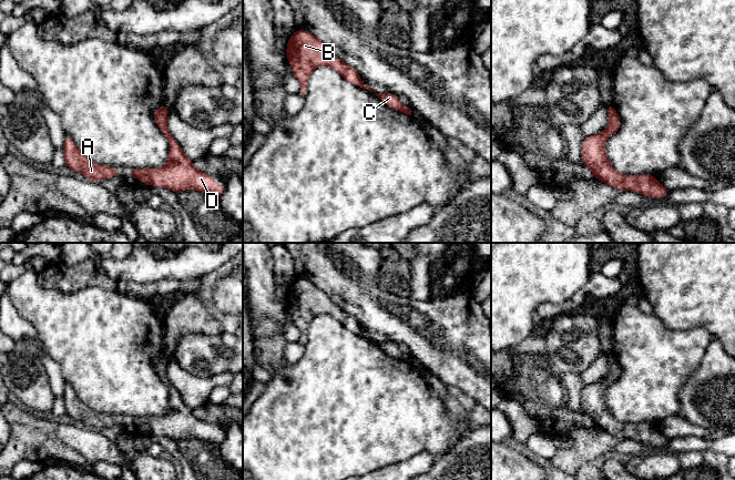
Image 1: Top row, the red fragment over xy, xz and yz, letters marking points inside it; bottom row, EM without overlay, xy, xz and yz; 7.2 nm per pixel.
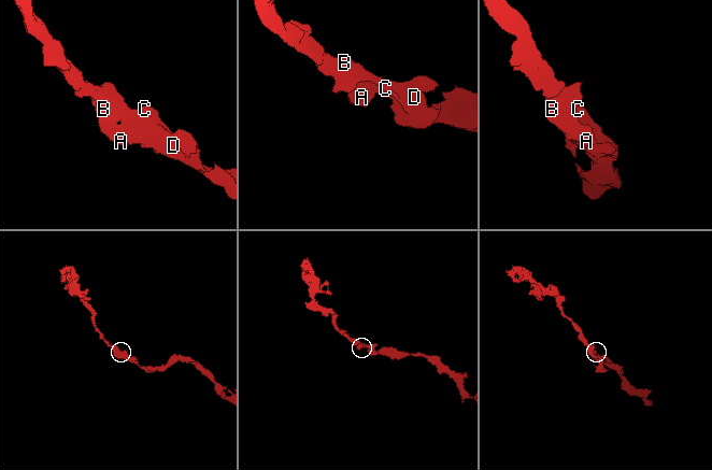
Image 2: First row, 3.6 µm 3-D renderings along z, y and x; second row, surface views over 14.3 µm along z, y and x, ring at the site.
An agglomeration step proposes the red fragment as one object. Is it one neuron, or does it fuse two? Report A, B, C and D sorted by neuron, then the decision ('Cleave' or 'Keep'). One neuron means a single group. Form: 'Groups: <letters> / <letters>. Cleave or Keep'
Groups: A B C D. Keep

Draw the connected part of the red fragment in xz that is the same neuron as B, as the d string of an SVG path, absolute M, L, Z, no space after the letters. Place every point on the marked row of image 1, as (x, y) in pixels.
M295 30L287 41L287 60L292 67L293 76L300 82L300 96L307 95L307 83L312 72L321 65L328 65L337 71L346 81L372 92L363 83L357 70L337 58L314 34L305 30Z

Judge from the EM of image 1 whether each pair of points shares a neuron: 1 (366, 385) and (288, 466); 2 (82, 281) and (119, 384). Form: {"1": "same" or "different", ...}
{"1": "same", "2": "different"}

